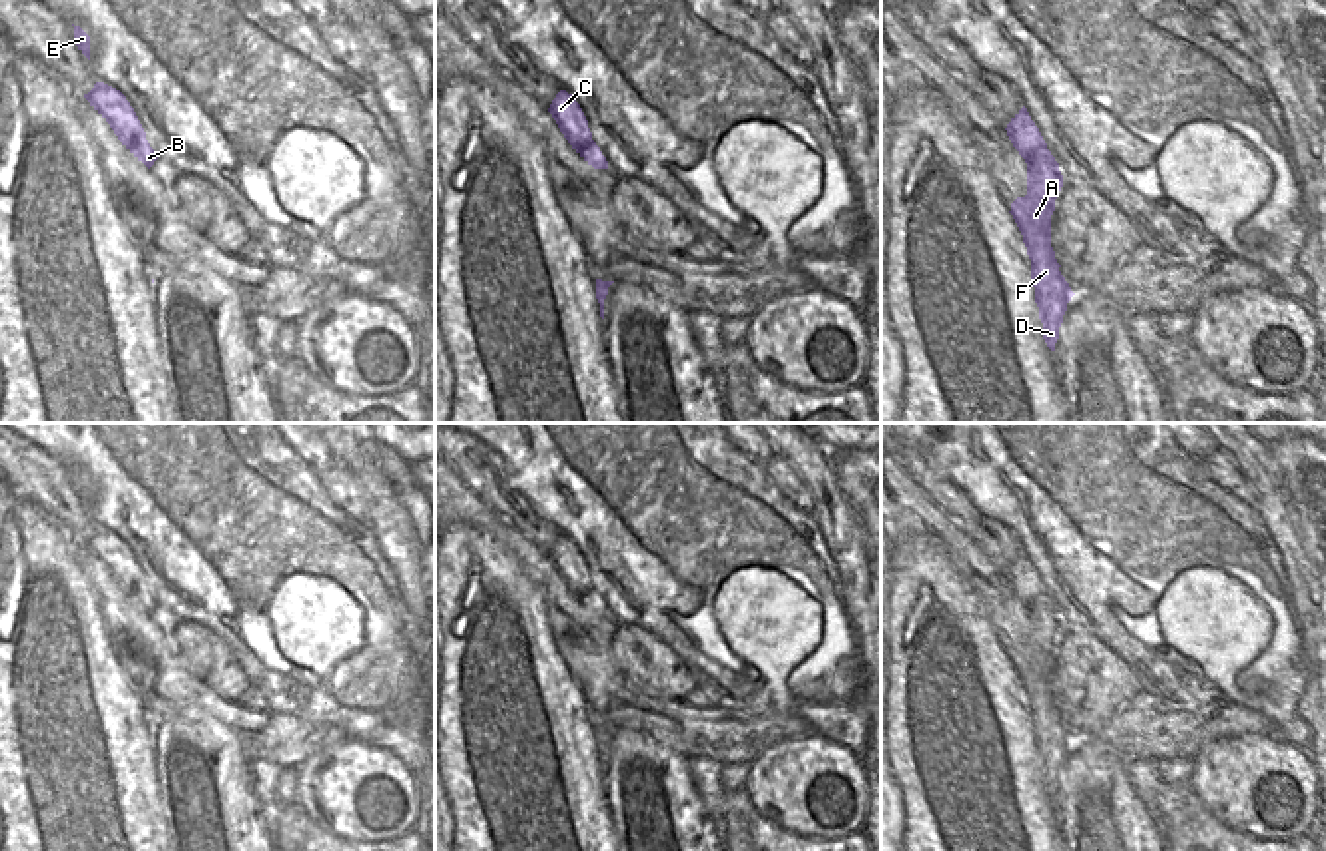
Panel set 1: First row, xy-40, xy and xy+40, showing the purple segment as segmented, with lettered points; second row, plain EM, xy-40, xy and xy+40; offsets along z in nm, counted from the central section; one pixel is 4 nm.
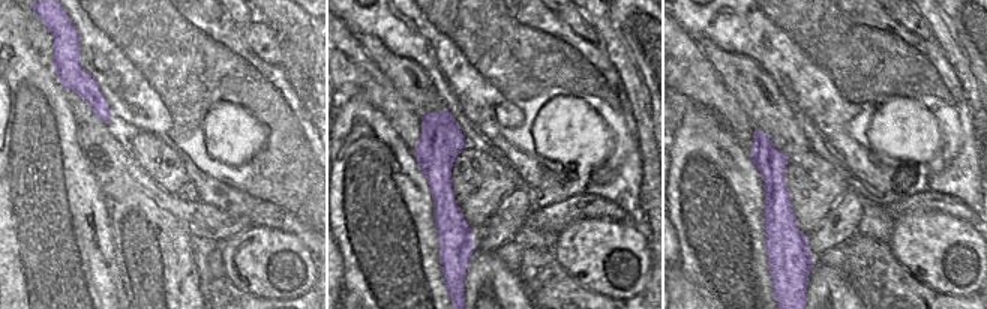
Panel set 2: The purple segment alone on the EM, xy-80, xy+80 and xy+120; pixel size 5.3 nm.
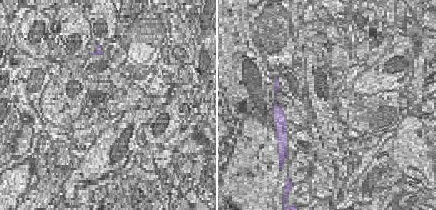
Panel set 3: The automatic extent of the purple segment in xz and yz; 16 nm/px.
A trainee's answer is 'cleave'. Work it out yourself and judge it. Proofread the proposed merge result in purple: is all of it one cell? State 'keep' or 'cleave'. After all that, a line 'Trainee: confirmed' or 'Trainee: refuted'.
keep
Trainee: refuted

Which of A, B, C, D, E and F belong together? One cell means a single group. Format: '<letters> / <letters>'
A B C D E F

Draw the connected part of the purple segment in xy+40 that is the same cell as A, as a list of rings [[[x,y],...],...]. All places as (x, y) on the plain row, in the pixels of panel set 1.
[[[1025,552],[1011,564],[1005,576],[1027,610],[1027,642],[1017,644],[1009,660],[1023,682],[1031,706],[1031,729],[1043,769],[1043,785],[1055,797],[1067,749],[1075,741],[1061,721],[1061,711],[1051,694],[1051,662],[1063,634],[1063,622]]]

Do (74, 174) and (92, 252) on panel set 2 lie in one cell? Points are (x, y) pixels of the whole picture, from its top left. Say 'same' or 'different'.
same

